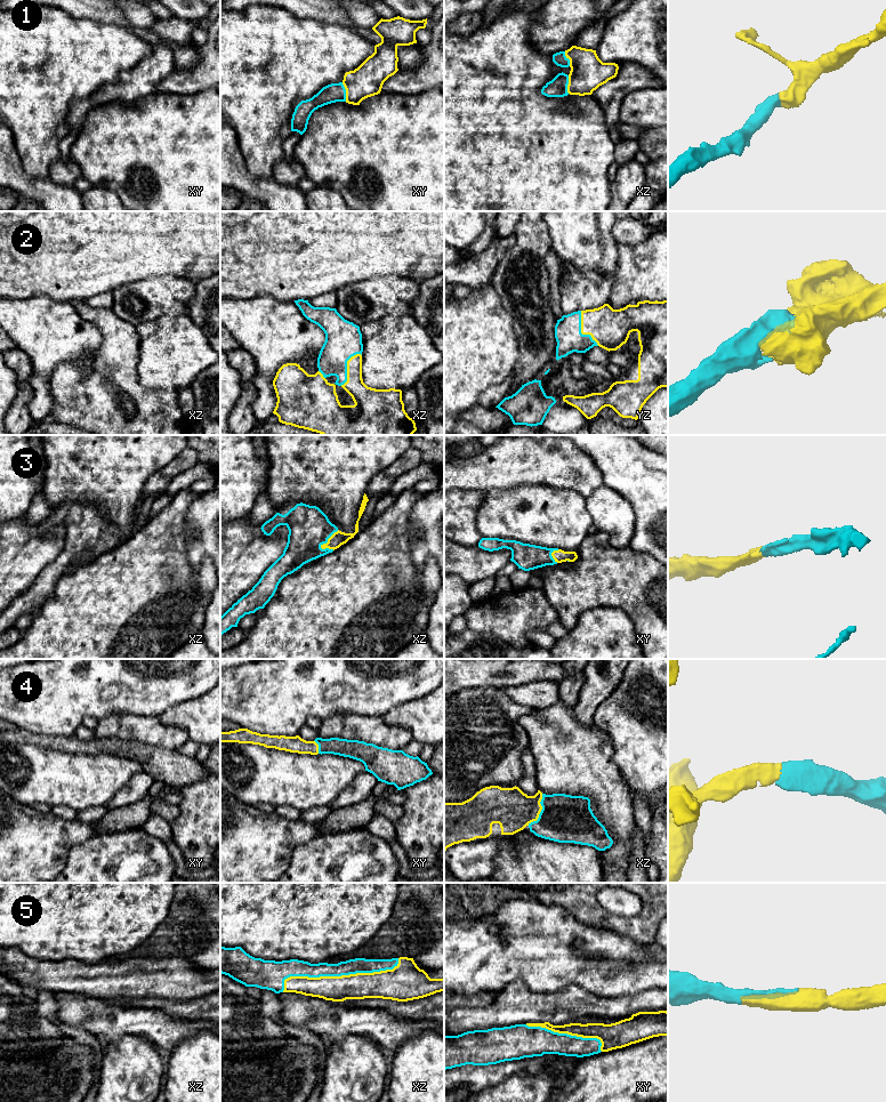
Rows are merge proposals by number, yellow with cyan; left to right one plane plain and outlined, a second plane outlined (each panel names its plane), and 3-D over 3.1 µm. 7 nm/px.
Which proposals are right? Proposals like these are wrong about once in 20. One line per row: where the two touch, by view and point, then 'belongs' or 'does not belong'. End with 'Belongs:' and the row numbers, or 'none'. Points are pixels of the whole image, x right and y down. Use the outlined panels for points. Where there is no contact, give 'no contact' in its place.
1: contact xy (346, 91); belongs
2: contact yz (581, 331); belongs
3: contact xz (328, 540); belongs
4: contact xz (540, 811); belongs
5: contact xz (337, 976); belongs
Belongs: 1, 2, 3, 4, 5

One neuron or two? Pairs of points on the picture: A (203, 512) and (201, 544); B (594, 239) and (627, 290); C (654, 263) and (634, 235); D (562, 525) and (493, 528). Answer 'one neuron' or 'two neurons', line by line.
A: one neuron
B: two neurons
C: two neurons
D: one neuron

